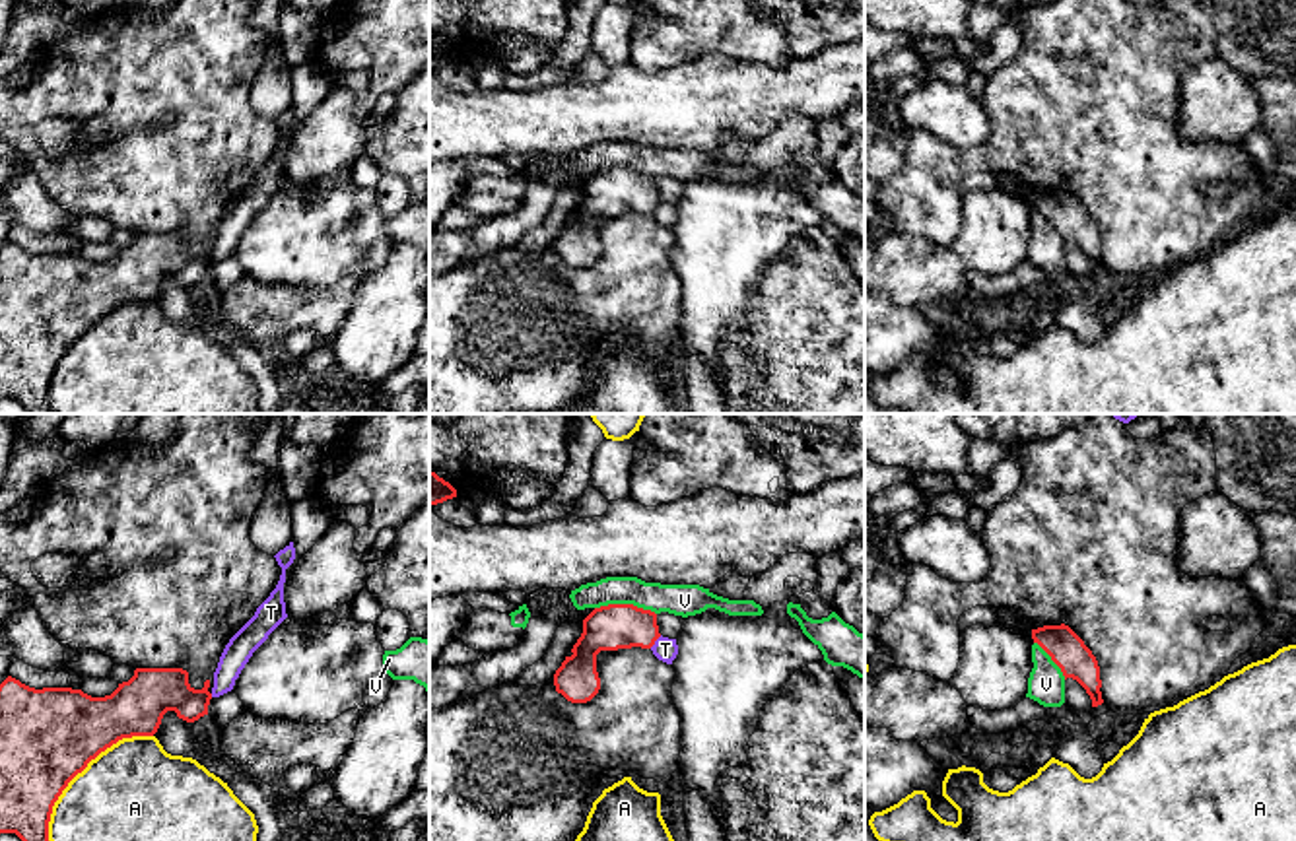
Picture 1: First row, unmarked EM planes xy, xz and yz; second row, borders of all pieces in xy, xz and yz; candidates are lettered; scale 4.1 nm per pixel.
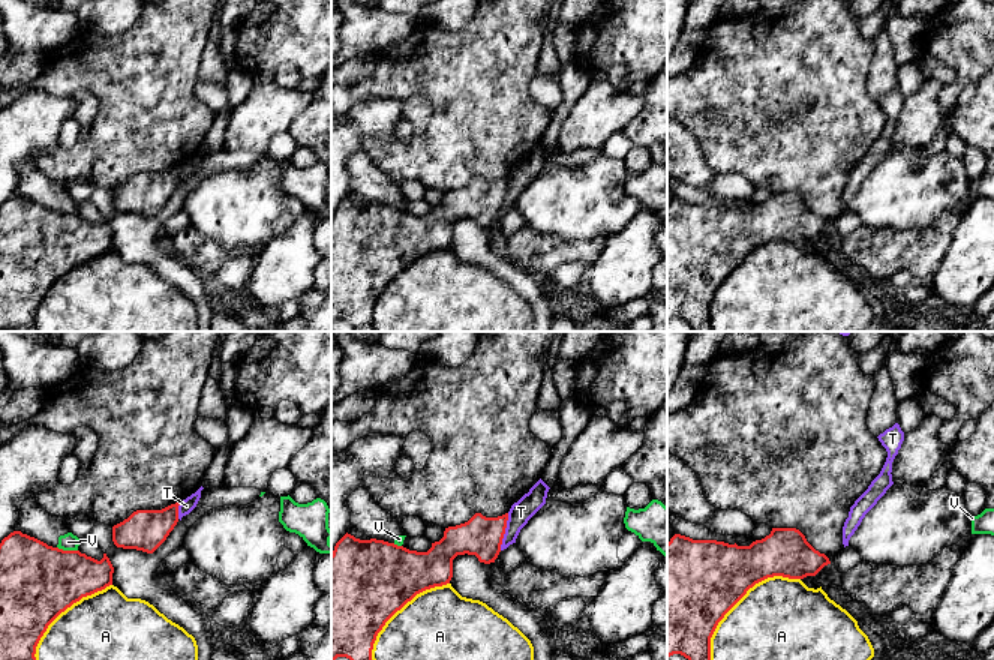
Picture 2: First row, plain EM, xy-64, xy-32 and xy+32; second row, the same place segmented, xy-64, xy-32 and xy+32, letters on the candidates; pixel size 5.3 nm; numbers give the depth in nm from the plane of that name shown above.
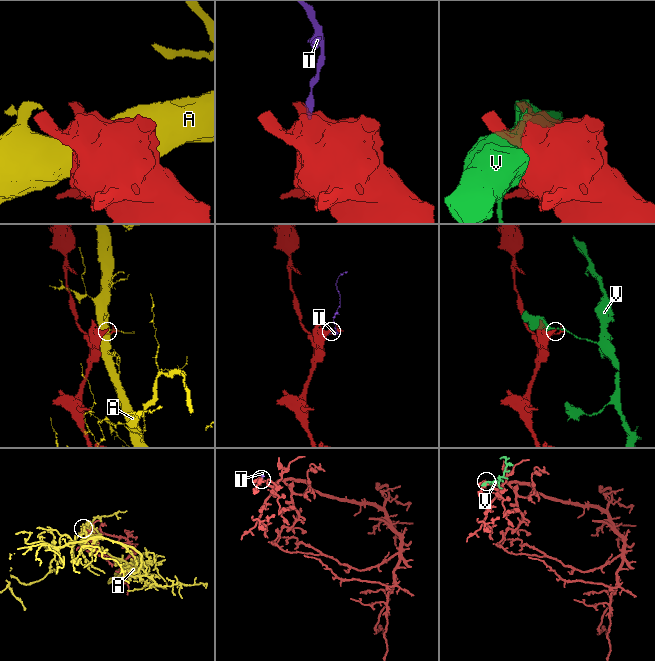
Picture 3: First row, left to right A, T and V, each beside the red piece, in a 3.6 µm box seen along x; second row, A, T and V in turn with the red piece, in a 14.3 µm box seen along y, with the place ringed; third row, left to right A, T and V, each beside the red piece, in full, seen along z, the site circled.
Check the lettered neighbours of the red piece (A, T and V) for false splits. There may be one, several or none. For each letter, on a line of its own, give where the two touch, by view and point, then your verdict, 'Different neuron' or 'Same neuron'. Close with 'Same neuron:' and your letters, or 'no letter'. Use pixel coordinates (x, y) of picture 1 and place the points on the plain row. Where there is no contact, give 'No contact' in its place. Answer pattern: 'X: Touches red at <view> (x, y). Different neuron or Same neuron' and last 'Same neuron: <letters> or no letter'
A: Touches red at xy (78, 336). Different neuron
T: Touches red at xz (655, 204). Different neuron
V: Touches red at xz (626, 169). Different neuron
Same neuron: no letter

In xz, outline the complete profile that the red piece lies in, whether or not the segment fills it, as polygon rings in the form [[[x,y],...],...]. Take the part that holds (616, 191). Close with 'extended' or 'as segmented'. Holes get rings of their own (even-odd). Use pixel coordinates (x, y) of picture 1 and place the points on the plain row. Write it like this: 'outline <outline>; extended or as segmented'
outline [[[633,169],[595,173],[583,185],[583,198],[554,239],[556,256],[571,268],[587,268],[600,254],[597,219],[618,214],[651,214],[661,202],[657,179]]]; as segmented

